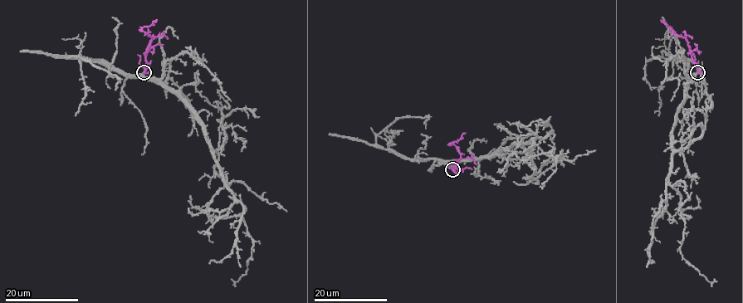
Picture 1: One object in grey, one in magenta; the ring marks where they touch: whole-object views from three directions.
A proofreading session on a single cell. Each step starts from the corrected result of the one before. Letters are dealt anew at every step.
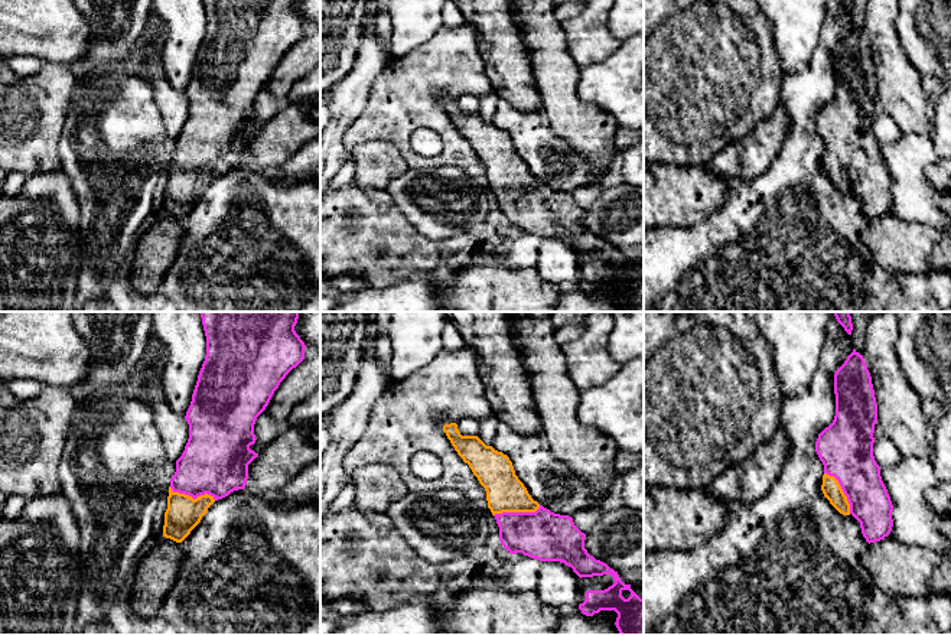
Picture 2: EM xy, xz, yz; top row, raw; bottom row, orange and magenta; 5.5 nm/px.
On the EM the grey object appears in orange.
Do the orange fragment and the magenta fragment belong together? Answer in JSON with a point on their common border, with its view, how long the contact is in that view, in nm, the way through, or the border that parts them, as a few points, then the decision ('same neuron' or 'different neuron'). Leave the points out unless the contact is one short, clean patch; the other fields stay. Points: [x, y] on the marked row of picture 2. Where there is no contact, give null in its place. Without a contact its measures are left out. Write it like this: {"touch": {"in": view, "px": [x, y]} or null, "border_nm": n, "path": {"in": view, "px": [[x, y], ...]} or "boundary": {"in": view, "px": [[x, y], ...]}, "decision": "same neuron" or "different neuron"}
{"touch": {"in": "xy", "px": [191, 497]}, "border_nm": 280, "decision": "same neuron"}

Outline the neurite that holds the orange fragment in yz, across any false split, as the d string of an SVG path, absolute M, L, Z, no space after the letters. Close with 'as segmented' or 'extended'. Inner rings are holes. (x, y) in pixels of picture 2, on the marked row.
M856 349L834 374L836 416L815 442L824 465L821 491L843 515L853 515L866 541L888 537L893 505L873 456L877 404L872 377Z; extended

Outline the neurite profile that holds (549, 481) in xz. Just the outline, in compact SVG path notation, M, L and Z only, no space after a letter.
M499 421L492 447L509 457L518 479L544 508L569 517L590 508L589 485L553 456L543 434L520 434Z

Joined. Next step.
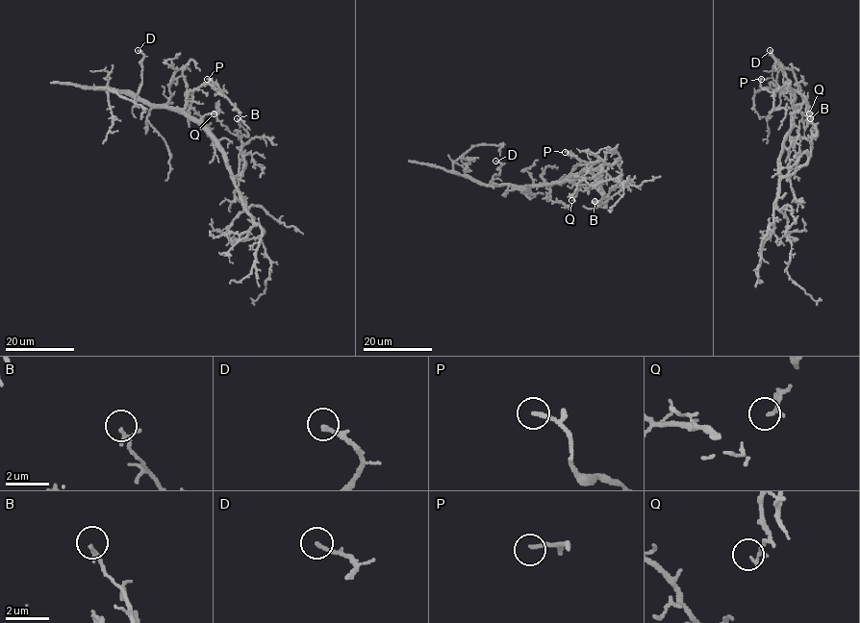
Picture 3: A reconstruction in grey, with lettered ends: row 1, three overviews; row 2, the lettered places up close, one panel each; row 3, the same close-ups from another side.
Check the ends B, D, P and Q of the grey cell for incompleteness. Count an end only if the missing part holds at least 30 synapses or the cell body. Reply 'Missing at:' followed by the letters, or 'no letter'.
Missing at: no letter

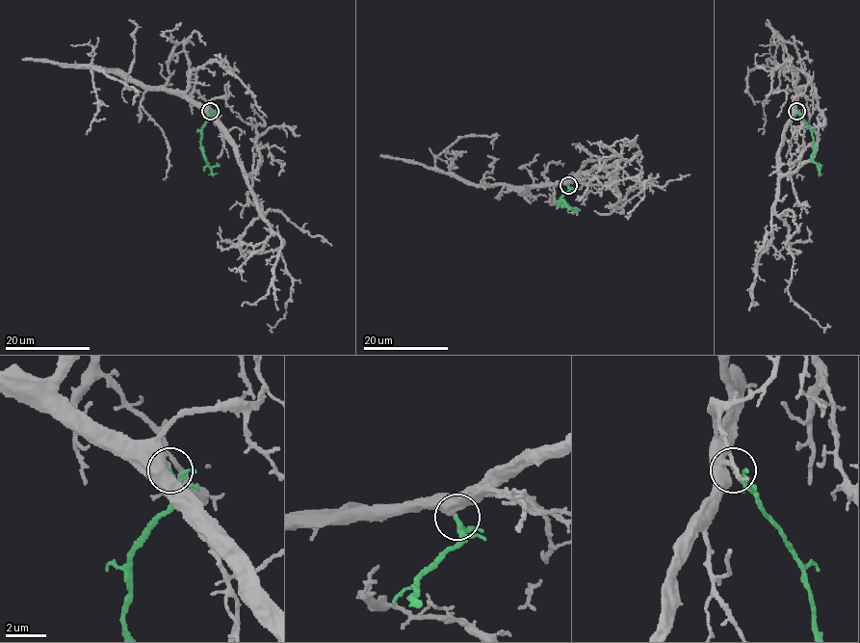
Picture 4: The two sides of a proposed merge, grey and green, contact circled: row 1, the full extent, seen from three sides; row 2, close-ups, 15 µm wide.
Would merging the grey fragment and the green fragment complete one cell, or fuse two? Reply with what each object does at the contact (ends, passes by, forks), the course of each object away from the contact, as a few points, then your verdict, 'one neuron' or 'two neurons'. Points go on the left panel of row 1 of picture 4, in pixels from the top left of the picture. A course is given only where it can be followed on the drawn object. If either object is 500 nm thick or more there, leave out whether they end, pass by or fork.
grey ends; green passes by; course grey (210, 110), (258, 209), (238, 247), (277, 251), (292, 282), (285, 316), (273, 327), (267, 324); course green (210, 111), (211, 116), (202, 127), (201, 151), (212, 173), (217, 174); one neuron

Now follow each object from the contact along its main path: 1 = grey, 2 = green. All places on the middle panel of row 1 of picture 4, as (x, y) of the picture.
1: (568, 185), (575, 175), (616, 164), (605, 177), (596, 178), (603, 185), (649, 176), (643, 199), (625, 216)
2: (568, 185), (569, 189), (559, 201), (562, 200), (570, 208), (575, 208)

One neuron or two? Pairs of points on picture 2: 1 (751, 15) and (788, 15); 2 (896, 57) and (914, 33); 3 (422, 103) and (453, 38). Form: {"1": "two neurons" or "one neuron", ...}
{"1": "two neurons", "2": "two neurons", "3": "one neuron"}

